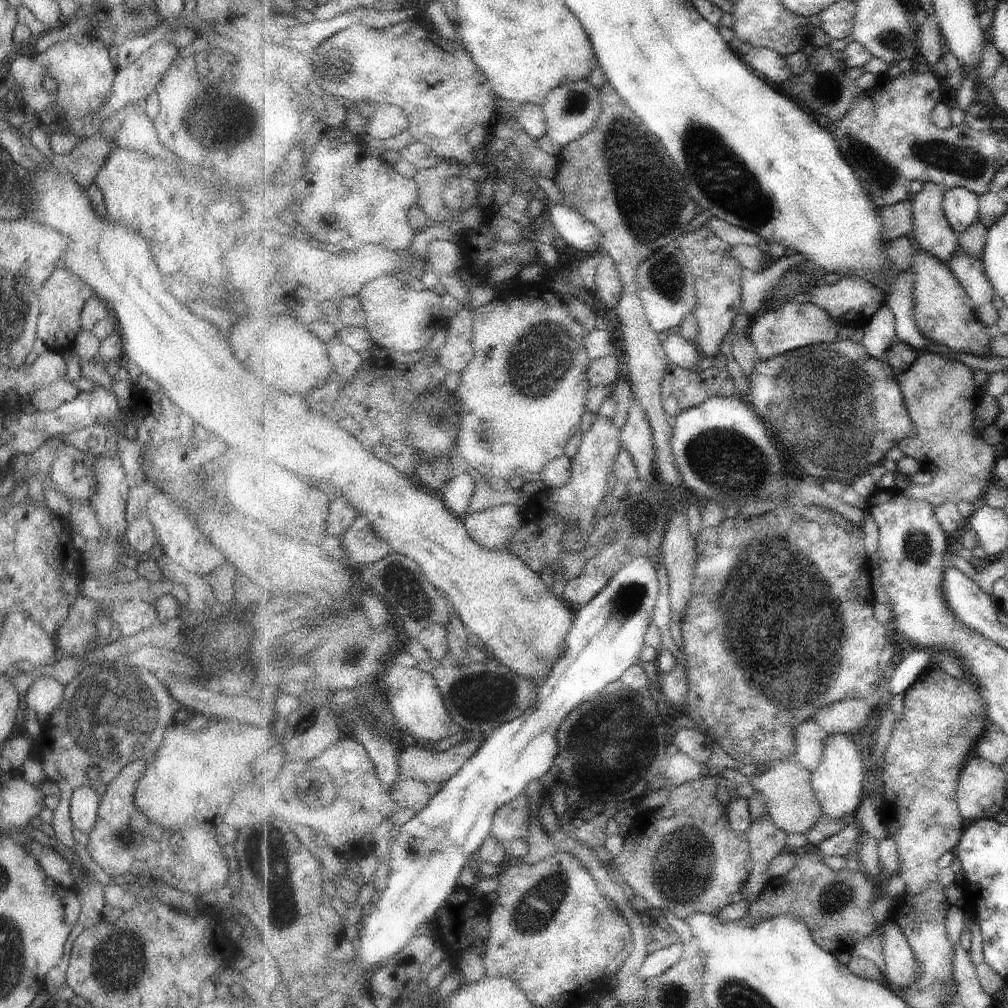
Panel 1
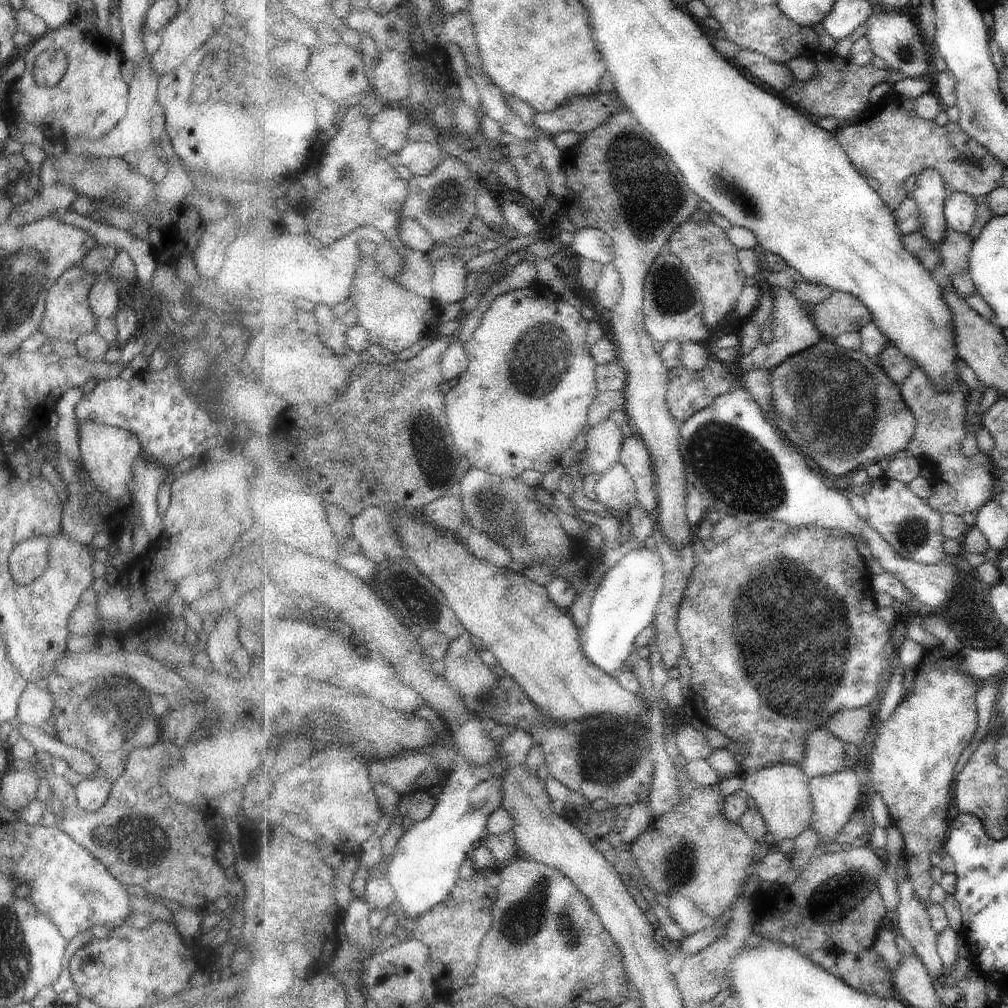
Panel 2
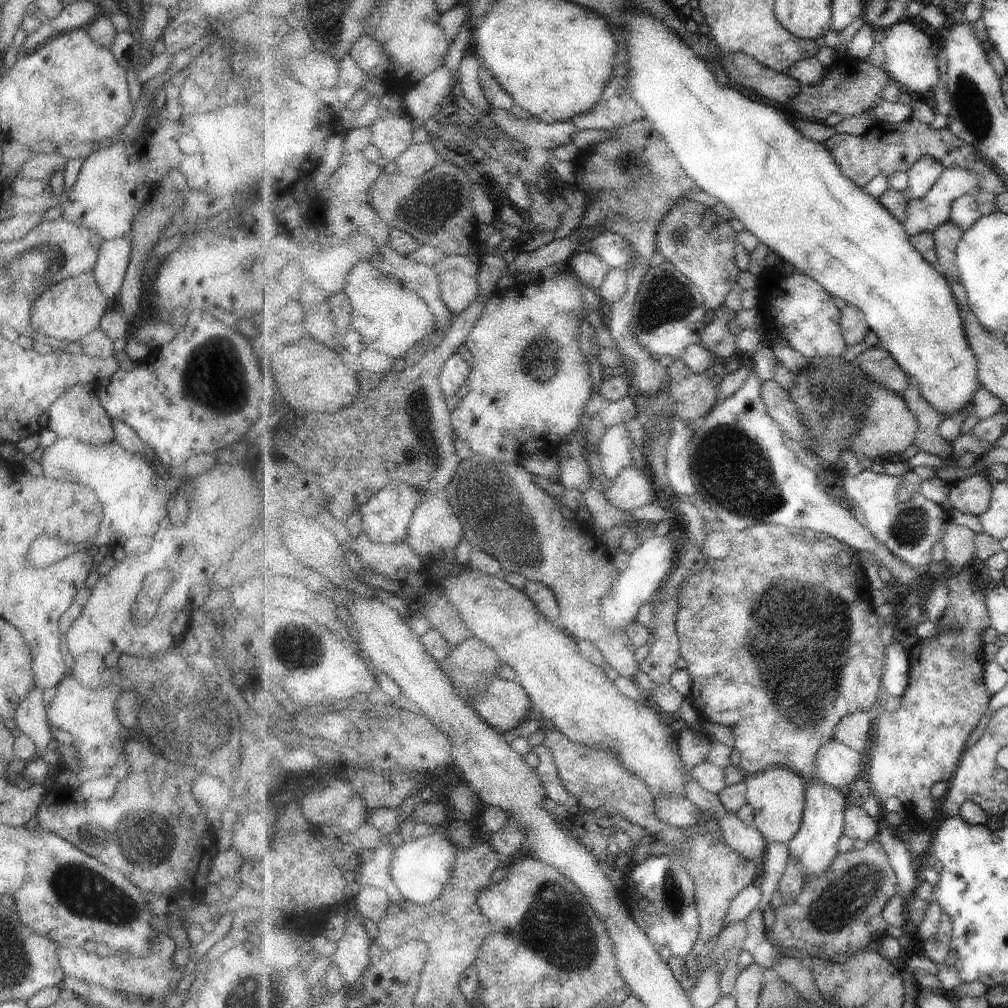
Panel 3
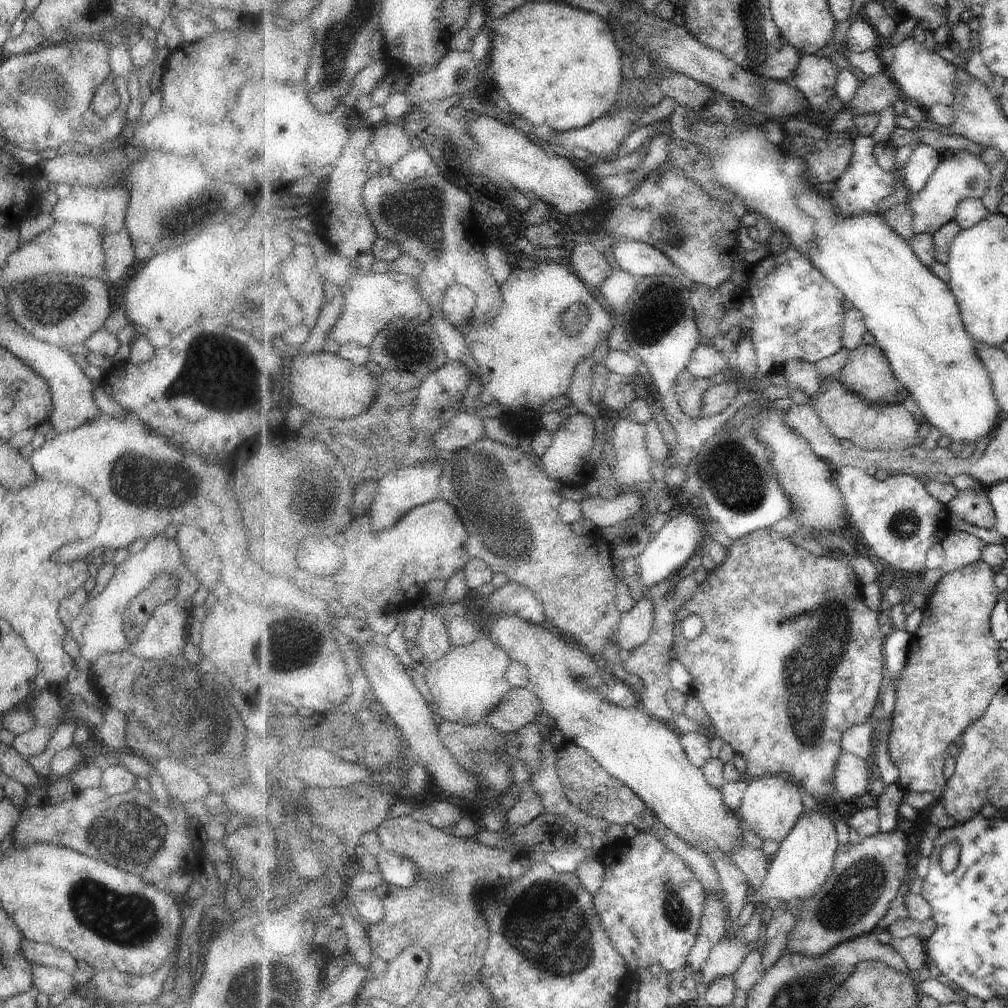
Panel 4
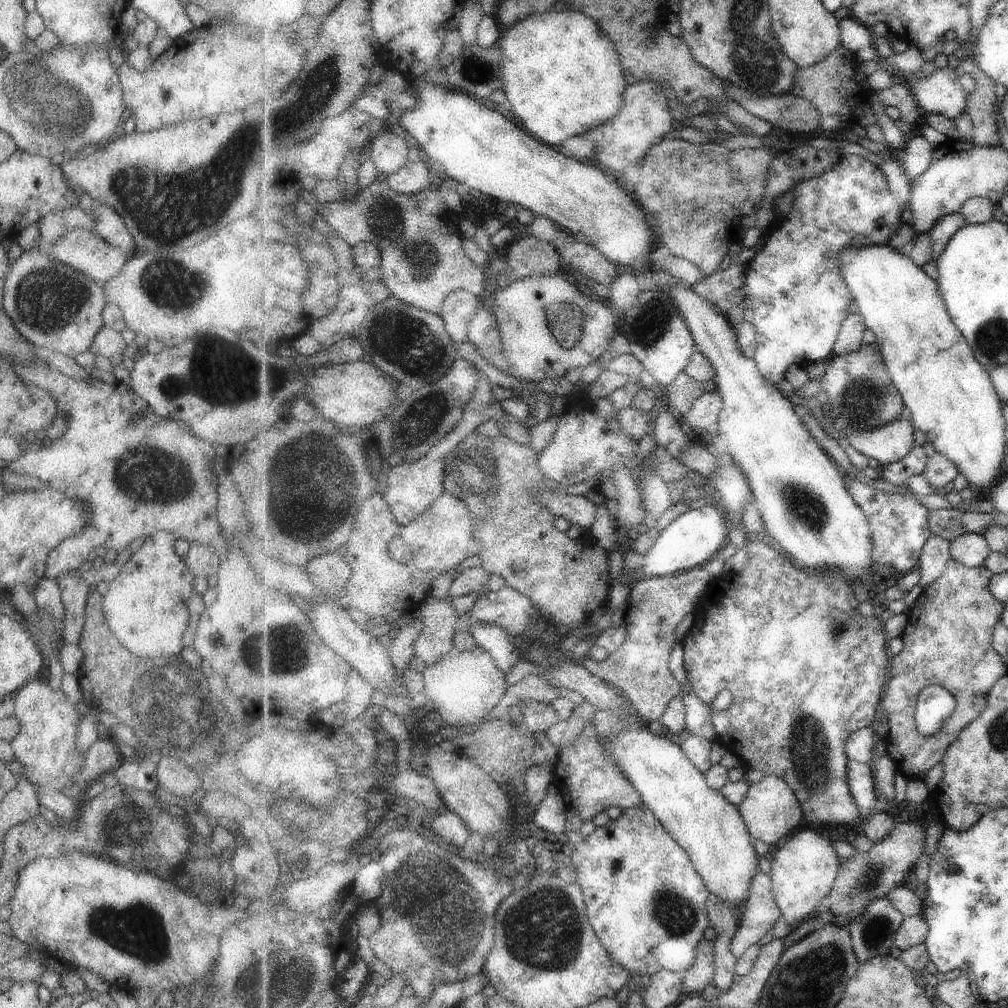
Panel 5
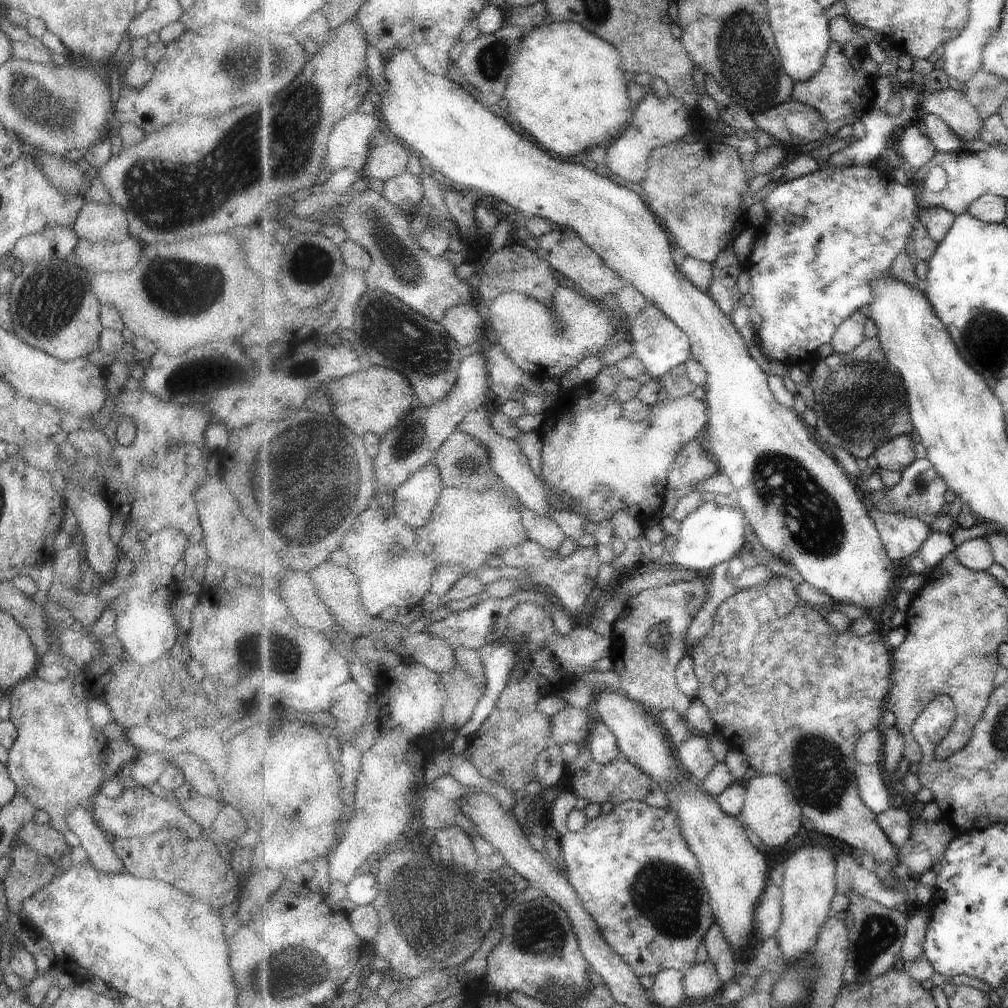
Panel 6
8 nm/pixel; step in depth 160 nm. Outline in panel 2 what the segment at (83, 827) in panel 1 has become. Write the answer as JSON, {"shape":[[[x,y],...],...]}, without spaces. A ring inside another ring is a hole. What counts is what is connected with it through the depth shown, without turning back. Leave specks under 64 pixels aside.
{"shape":[[[89,777],[85,780],[80,781],[76,786],[73,787],[75,798],[72,800],[82,811],[93,812],[97,810],[107,800],[110,786],[112,782],[107,780],[105,777]]]}

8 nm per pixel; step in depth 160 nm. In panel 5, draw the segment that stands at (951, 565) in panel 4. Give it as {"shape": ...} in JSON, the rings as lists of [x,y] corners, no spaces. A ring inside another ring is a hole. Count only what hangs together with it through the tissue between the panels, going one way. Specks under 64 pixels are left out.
{"shape":[[[965,533],[953,541],[953,558],[968,567],[983,567],[991,549],[985,535]]]}

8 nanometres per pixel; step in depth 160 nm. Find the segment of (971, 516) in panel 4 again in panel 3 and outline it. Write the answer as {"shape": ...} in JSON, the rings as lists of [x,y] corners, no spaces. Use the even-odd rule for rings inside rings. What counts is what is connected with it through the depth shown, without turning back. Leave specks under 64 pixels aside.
{"shape":[[[986,473],[958,479],[952,483],[948,499],[941,506],[949,512],[958,510],[979,518],[989,510],[992,502],[992,485],[993,482]]]}

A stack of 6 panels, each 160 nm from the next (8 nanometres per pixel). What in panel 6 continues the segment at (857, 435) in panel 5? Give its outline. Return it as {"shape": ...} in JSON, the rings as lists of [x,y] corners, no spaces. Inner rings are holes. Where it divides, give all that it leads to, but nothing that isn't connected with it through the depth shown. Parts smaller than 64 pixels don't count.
{"shape":[[[899,435],[890,441],[884,442],[876,448],[873,454],[879,467],[902,473],[916,462],[915,444],[910,435]]]}

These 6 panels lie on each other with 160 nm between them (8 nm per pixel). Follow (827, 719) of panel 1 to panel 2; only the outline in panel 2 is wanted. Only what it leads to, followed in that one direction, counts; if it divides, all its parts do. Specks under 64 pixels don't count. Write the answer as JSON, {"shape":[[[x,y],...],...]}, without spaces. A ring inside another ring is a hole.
{"shape":[[[868,707],[844,709],[829,717],[824,727],[843,742],[861,746],[867,732],[873,728],[873,715]]]}

